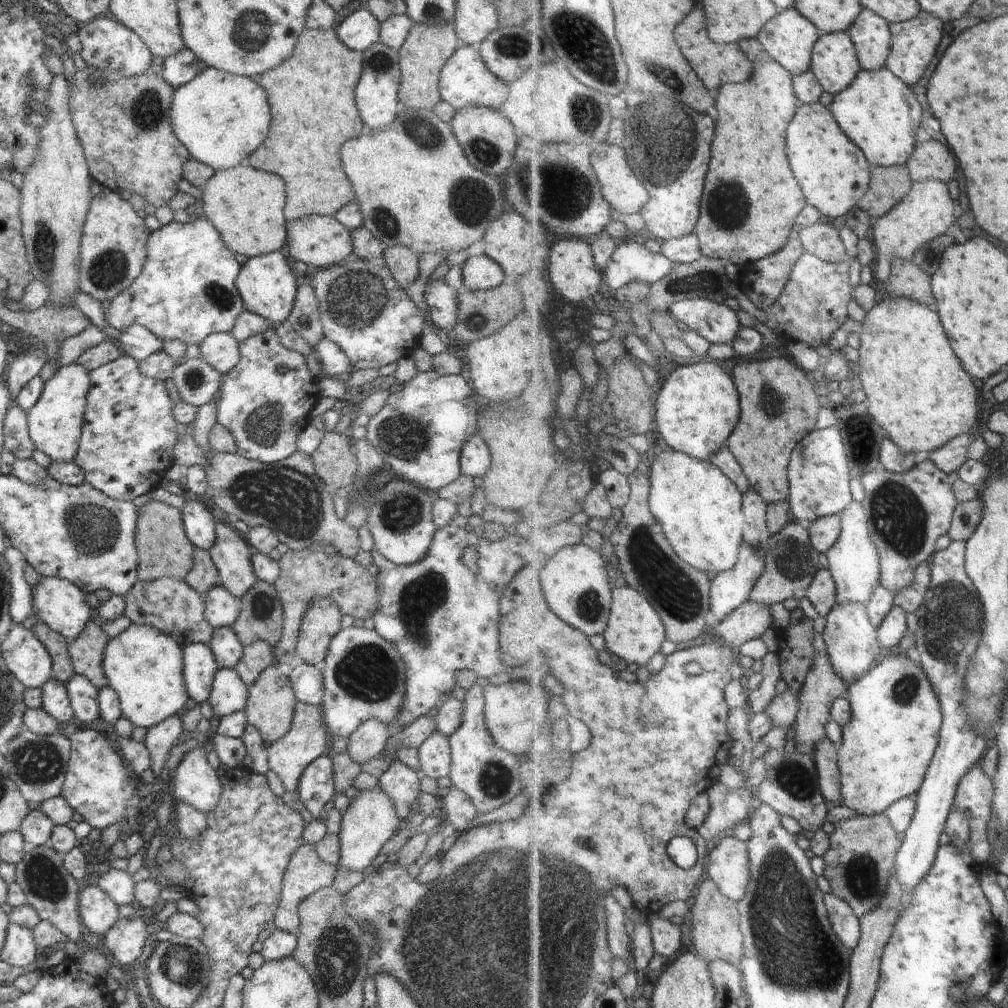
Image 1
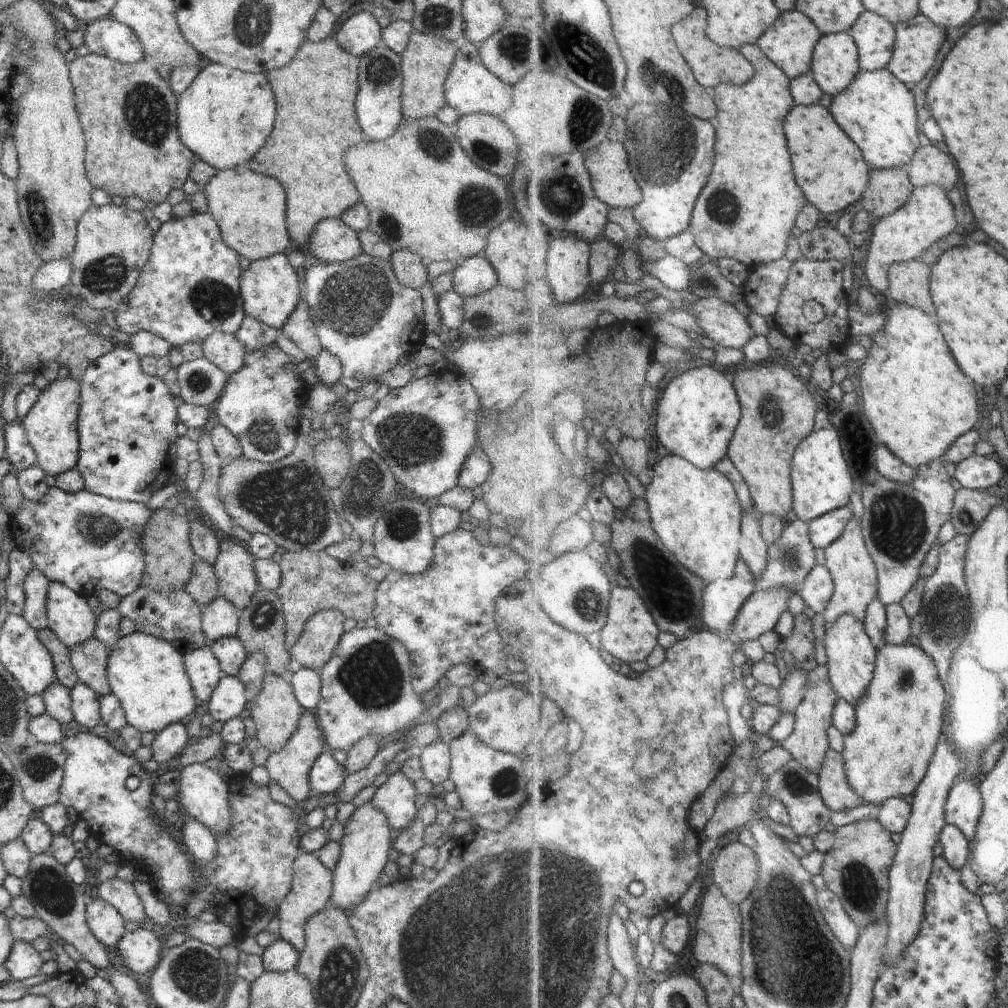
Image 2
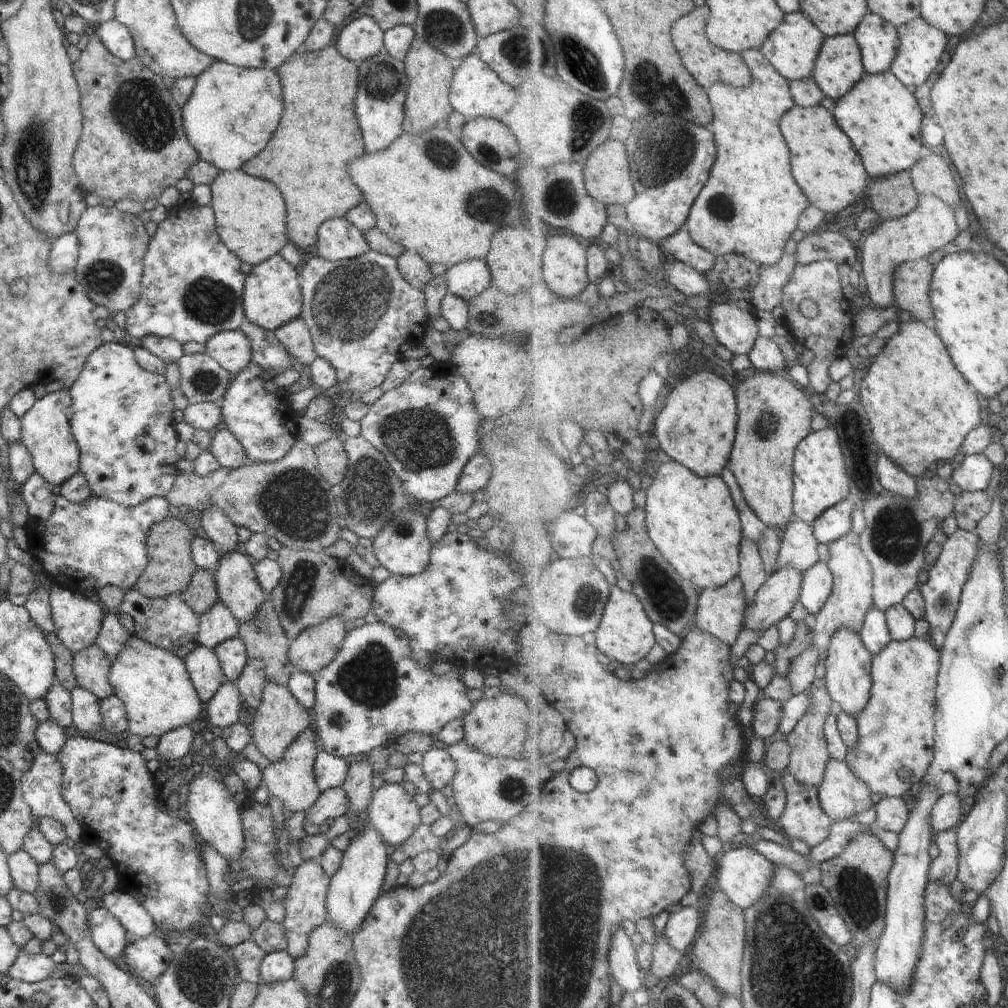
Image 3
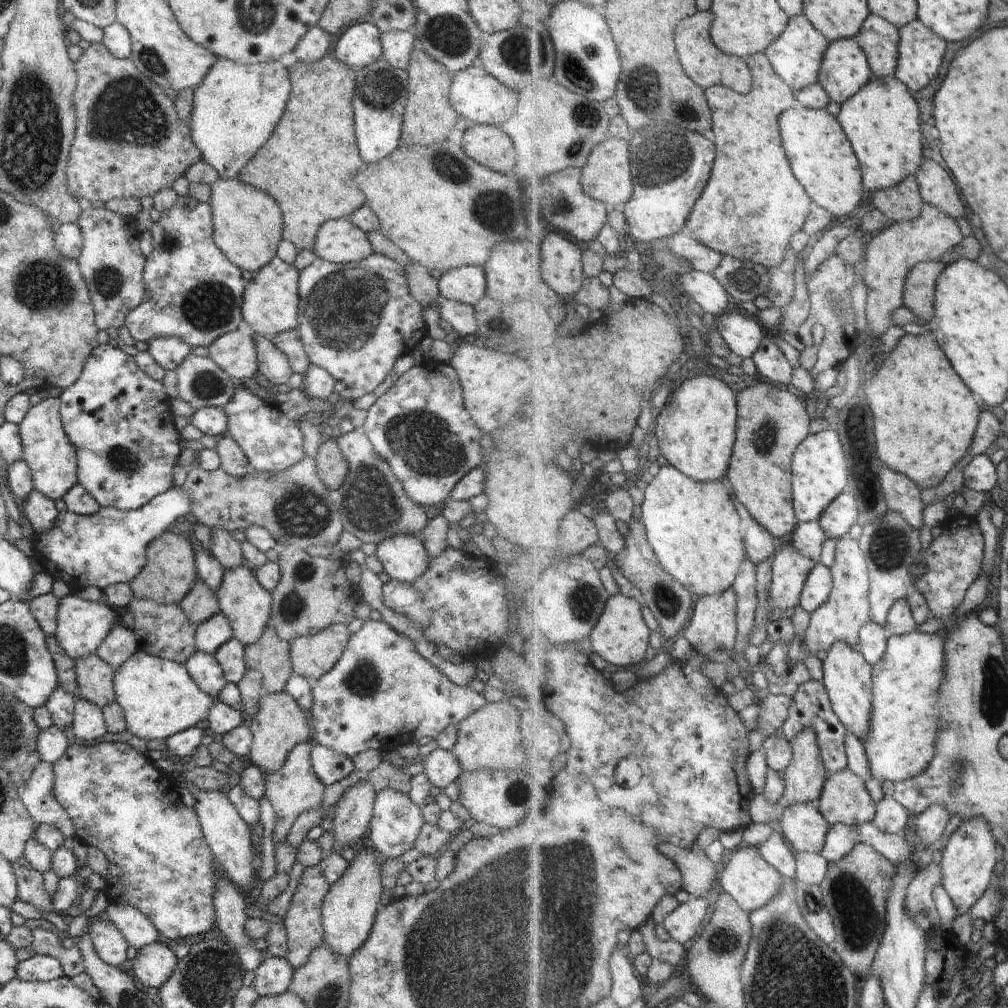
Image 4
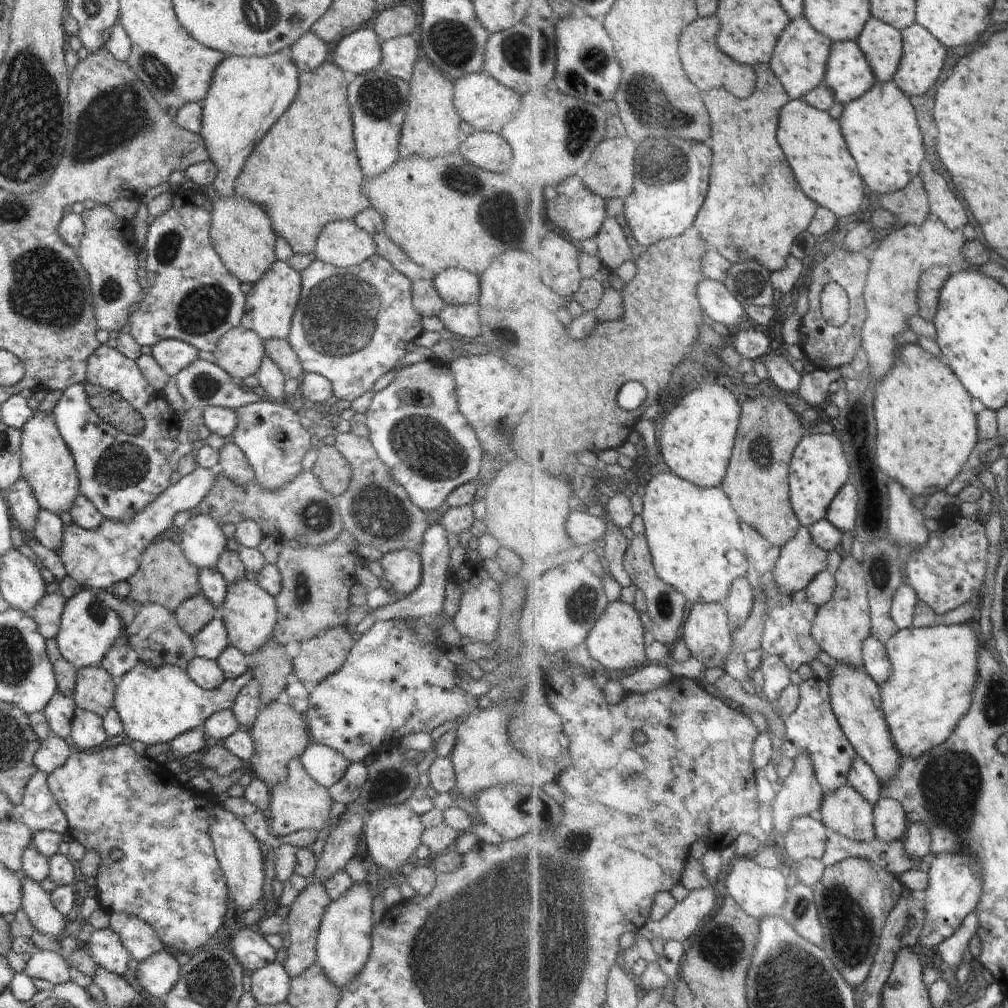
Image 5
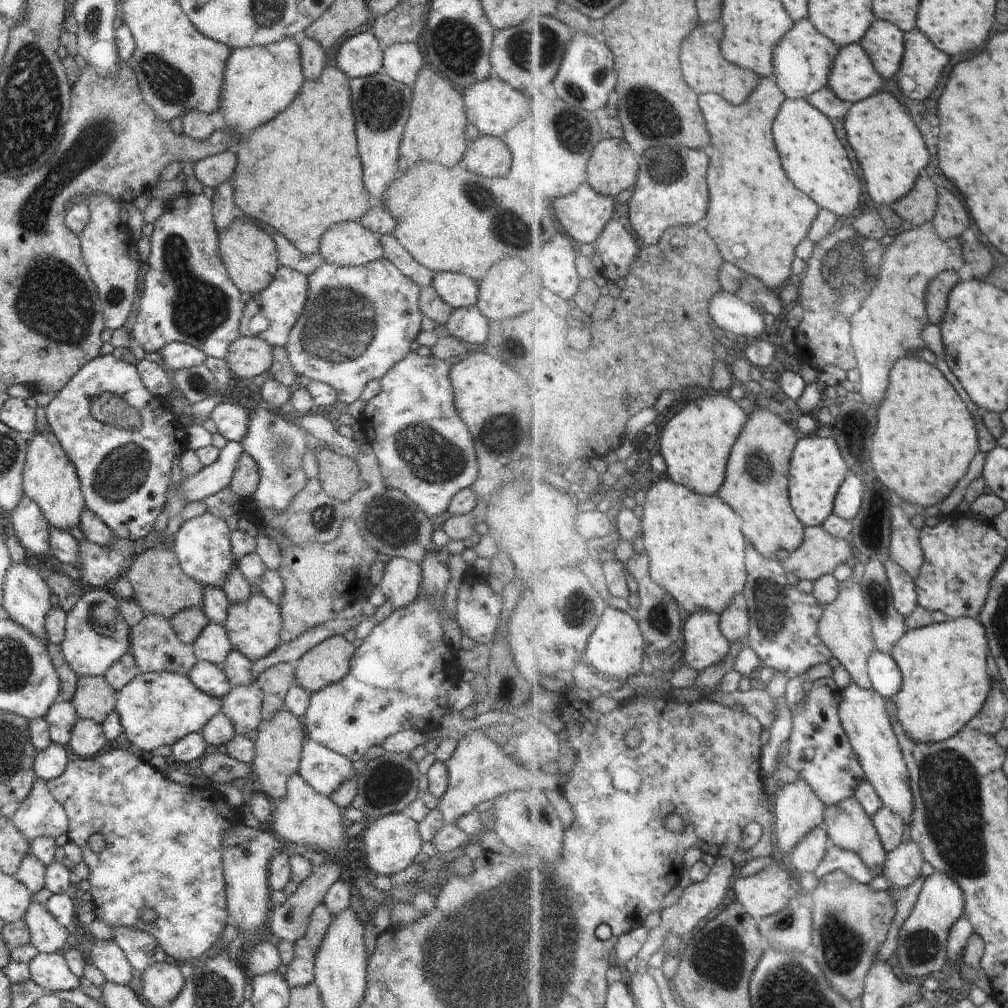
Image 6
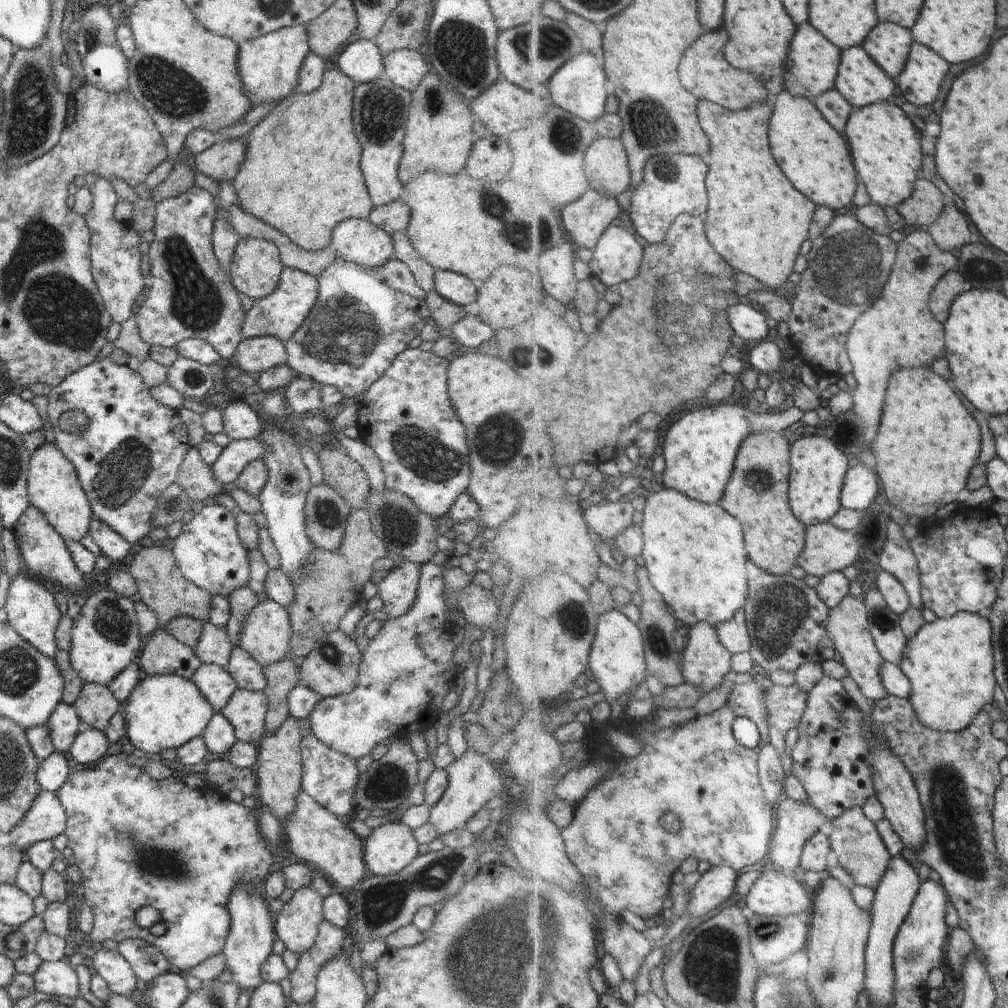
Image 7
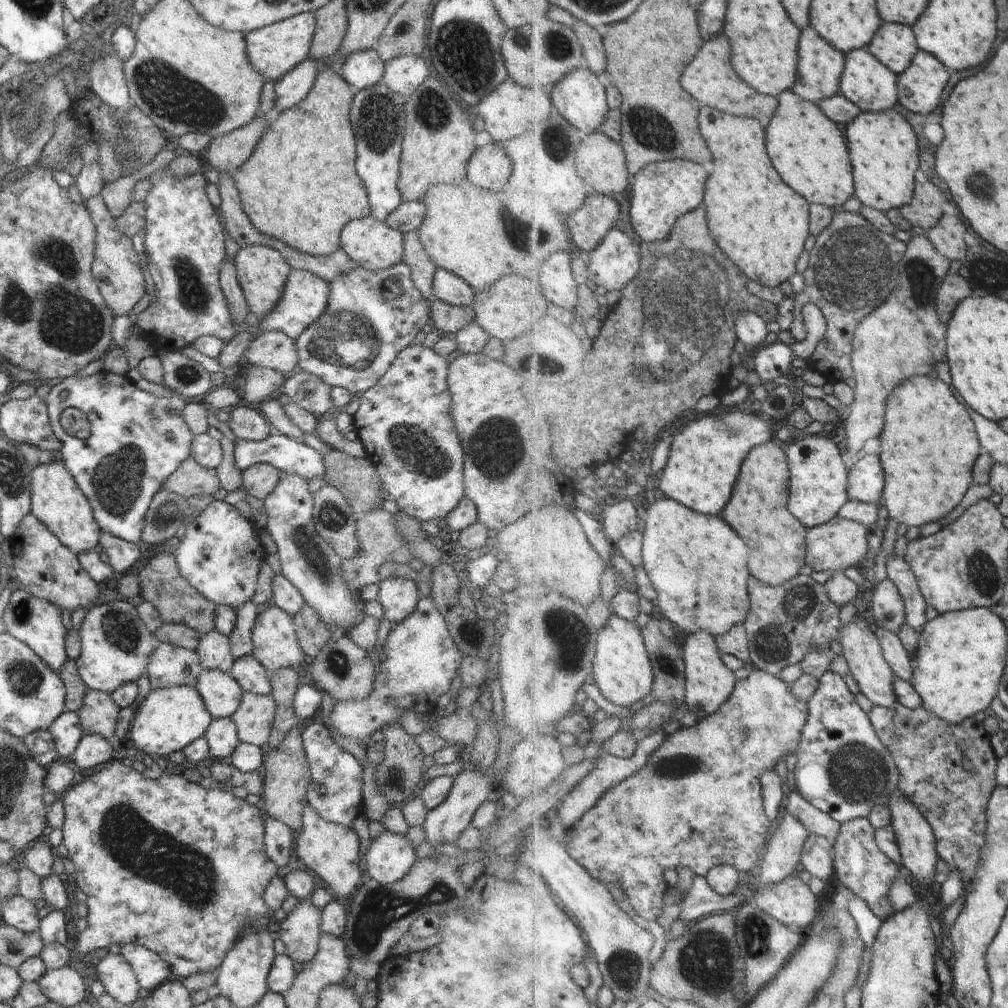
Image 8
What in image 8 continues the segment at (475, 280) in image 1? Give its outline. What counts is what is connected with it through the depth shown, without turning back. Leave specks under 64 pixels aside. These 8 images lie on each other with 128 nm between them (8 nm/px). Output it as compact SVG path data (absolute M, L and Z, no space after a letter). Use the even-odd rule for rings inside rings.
M437 267L434 273L432 292L436 299L452 306L470 306L474 302L473 288L442 267Z

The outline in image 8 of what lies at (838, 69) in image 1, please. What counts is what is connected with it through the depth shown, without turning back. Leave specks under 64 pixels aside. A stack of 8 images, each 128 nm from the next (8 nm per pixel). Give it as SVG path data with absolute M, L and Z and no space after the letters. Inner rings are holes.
M858 49L847 53L847 57L847 70L844 72L842 83L842 93L846 98L860 106L863 112L888 111L900 102L899 75L888 68L871 49Z

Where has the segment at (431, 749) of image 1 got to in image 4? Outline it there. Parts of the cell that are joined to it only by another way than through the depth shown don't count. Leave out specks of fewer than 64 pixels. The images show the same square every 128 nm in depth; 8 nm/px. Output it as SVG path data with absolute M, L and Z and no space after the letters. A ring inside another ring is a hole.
M437 748L429 753L422 763L423 773L431 784L438 786L438 788L446 788L458 780L462 774L462 766L460 766L456 756L442 748Z

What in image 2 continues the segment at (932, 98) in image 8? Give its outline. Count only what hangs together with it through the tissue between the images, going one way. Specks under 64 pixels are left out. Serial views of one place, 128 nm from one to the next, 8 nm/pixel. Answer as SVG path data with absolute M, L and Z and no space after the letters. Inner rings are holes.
M922 12L910 22L898 24L895 26L898 34L898 40L895 46L895 55L892 62L889 64L889 69L895 73L900 80L903 80L907 85L913 86L922 82L938 60L938 52L946 42L947 27L936 24L934 20L930 20L928 16Z

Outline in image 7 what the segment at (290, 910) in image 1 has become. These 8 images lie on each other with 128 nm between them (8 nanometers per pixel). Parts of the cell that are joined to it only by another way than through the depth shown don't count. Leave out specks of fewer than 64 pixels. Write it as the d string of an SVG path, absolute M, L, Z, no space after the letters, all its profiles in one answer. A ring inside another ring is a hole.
M323 919L318 928L316 942L304 954L300 954L295 970L290 971L288 978L291 984L291 998L296 1004L308 1004L316 994L316 976L320 968L342 954L347 944L344 930L332 926Z

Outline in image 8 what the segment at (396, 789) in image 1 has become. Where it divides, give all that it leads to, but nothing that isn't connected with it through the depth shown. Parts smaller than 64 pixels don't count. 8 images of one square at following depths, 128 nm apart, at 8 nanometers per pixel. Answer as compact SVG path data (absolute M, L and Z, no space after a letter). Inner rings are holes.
M388 830L372 840L365 852L365 878L375 879L382 885L405 878L418 859L406 836Z

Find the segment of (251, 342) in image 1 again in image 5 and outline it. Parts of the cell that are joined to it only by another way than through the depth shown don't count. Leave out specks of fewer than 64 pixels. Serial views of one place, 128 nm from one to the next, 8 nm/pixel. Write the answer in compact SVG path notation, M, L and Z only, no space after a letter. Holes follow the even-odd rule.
M262 399L234 409L238 424L232 434L234 444L246 455L255 474L255 482L264 490L278 490L302 472L302 458L310 449L315 449L315 441L309 429L302 424L302 412L290 408L283 402Z

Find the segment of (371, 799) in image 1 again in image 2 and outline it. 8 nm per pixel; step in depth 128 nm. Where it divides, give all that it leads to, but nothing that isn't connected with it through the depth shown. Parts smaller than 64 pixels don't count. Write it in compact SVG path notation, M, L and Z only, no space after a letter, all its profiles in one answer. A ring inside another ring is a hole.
M371 801L355 808L344 825L344 836L339 842L341 853L332 879L331 898L334 906L346 913L348 908L364 900L364 896L378 885L378 880L388 864L388 850L392 847L394 834L384 812L376 810Z

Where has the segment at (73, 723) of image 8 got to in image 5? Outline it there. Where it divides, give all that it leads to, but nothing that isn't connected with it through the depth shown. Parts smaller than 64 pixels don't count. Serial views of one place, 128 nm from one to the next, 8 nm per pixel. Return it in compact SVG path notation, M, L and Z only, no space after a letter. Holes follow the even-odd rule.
M58 691L52 696L48 706L43 710L52 734L56 734L64 740L71 736L71 722L76 709L75 702L68 696L64 696Z

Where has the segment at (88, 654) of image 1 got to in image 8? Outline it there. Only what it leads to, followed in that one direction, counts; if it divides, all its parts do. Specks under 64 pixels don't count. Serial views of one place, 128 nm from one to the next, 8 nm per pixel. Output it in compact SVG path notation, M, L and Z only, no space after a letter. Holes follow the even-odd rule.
M87 689L83 701L77 715L84 732L88 735L100 734L109 742L113 741L121 708L108 692L98 690Z

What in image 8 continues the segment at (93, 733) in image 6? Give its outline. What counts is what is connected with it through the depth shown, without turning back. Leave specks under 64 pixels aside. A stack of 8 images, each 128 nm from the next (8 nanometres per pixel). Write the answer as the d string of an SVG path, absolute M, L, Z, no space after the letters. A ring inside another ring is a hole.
M85 734L72 752L71 758L82 772L86 772L113 760L112 745L100 734Z

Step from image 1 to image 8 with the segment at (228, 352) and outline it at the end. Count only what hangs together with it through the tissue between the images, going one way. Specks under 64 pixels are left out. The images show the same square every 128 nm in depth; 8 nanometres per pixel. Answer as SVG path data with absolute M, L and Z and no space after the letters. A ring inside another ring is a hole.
M265 332L256 337L243 354L241 369L260 366L272 368L285 377L298 370L295 339L284 332Z

